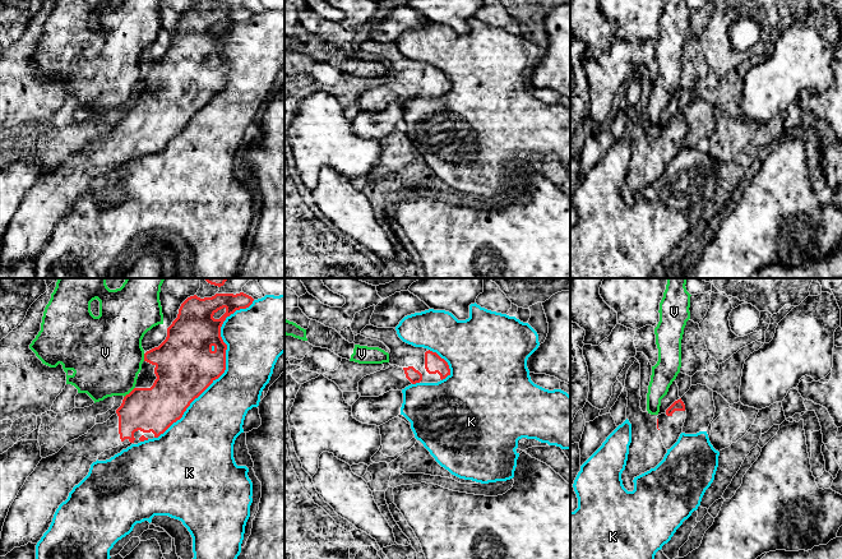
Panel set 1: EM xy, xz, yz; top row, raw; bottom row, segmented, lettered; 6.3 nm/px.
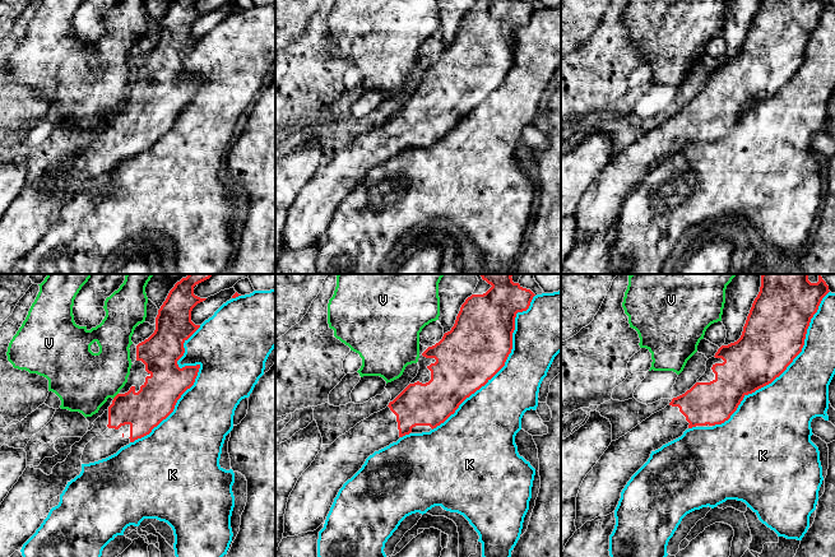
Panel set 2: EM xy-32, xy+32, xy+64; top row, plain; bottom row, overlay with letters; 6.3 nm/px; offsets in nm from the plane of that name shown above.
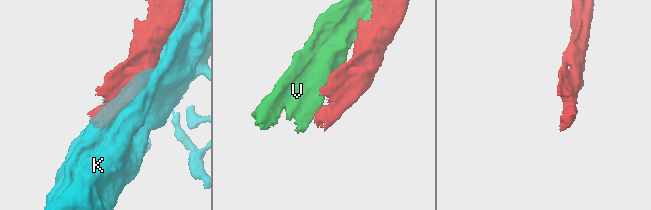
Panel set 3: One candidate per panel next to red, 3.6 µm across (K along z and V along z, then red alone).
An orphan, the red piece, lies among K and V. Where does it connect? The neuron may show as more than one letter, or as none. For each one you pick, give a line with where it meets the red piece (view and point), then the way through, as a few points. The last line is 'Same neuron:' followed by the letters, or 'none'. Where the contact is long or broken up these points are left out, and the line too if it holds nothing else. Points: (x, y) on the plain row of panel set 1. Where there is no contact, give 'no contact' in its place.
Same neuron: none

